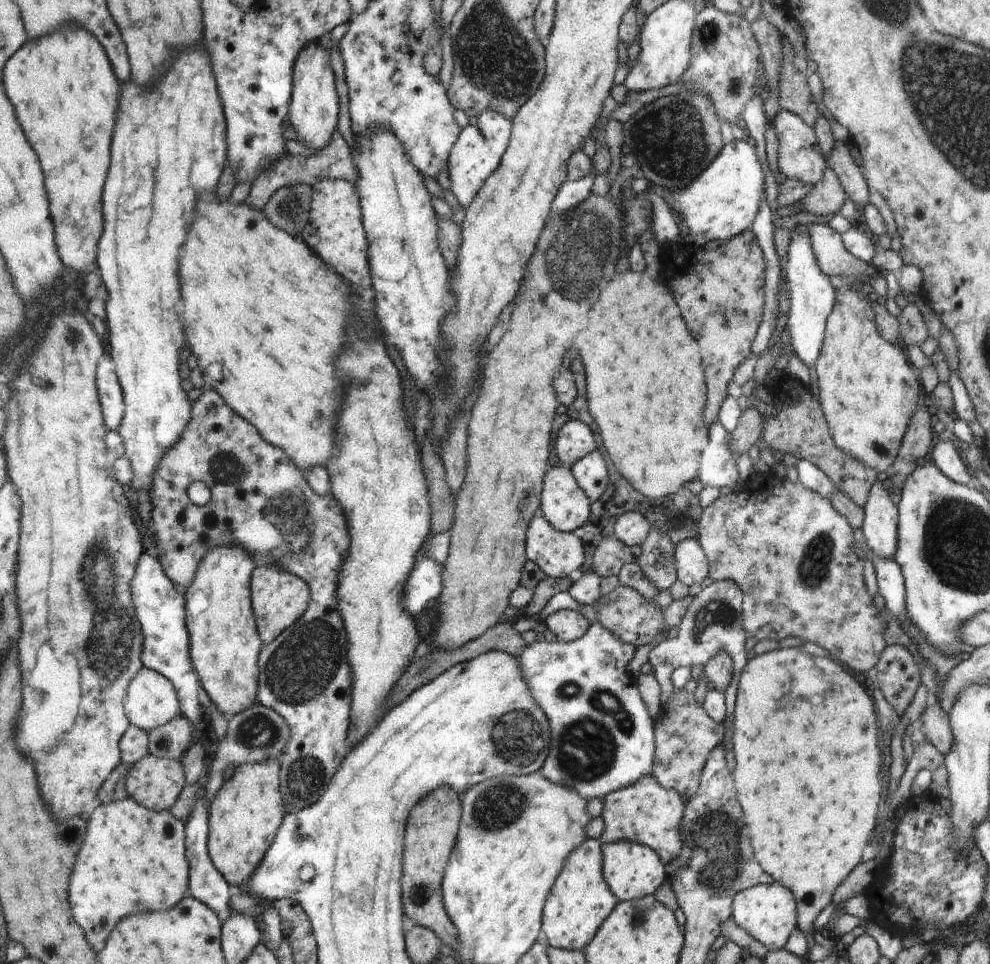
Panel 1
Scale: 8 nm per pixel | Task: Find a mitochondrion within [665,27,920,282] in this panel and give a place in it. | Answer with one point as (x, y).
(733, 88)

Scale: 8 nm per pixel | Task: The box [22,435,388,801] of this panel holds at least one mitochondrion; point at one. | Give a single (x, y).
(108, 654)

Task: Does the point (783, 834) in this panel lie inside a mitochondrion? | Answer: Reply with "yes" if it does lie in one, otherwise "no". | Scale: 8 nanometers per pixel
no

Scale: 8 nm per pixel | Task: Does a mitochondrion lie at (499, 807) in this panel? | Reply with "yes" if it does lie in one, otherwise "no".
yes

